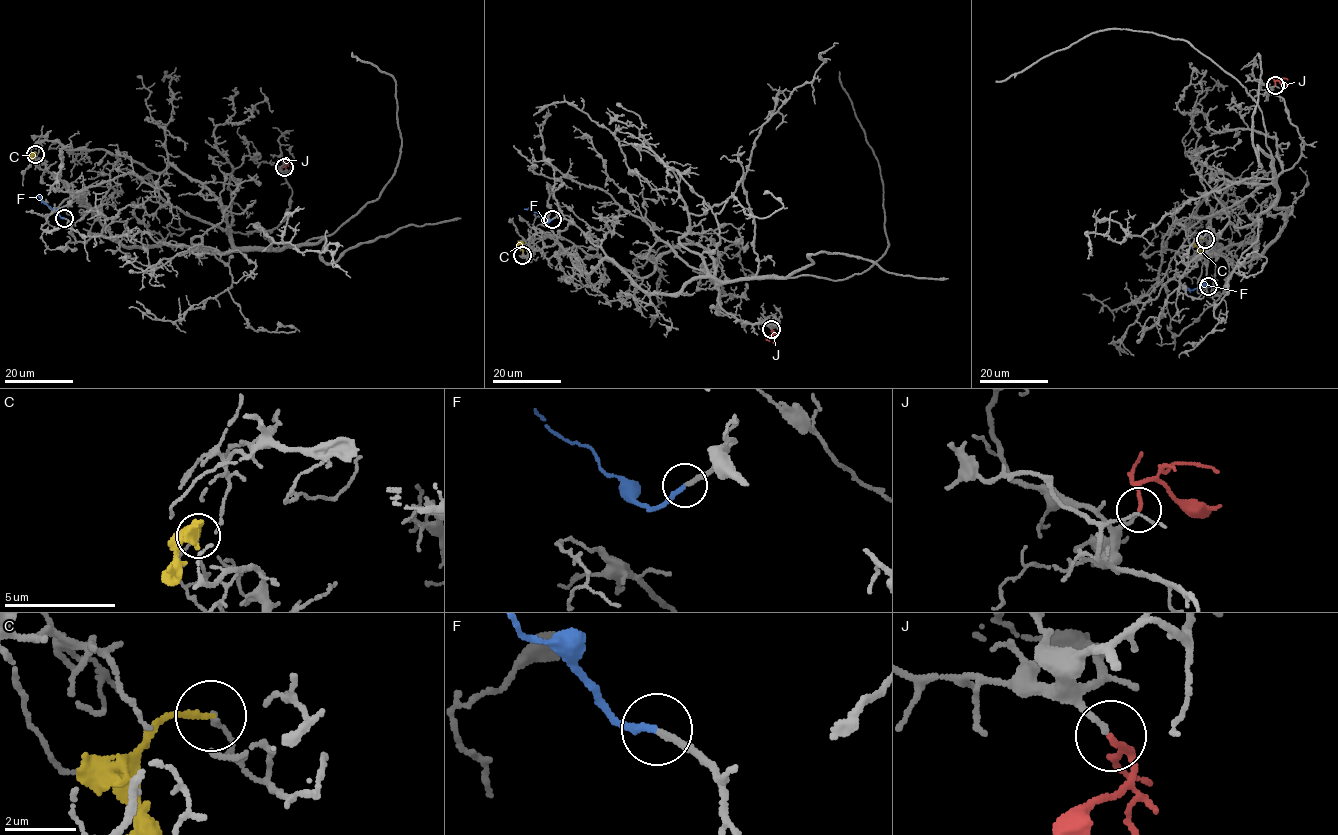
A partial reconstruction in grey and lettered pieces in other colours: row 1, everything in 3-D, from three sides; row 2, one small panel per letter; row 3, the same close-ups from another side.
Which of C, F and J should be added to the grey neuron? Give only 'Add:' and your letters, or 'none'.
Add: F, J

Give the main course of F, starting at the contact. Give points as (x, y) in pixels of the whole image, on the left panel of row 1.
F: (65, 218), (36, 195)

